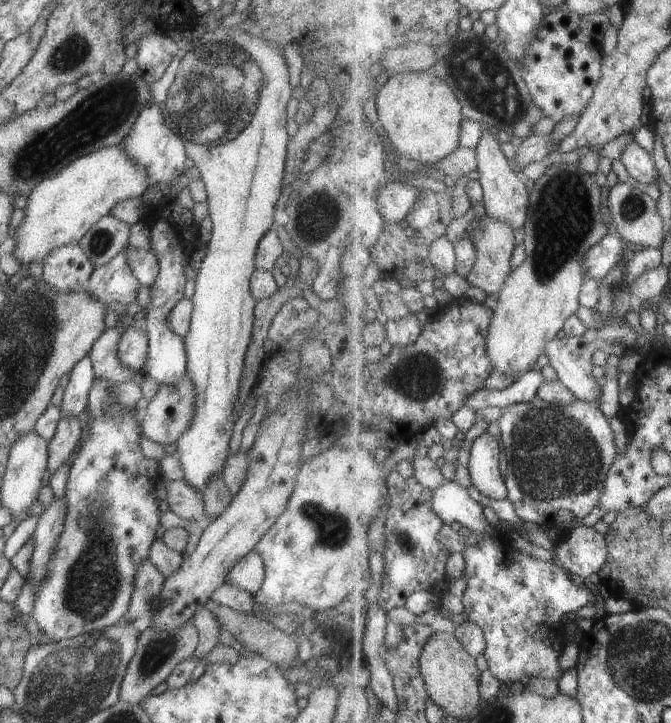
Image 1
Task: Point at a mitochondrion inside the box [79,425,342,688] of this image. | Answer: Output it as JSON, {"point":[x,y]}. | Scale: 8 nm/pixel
{"point":[161,651]}

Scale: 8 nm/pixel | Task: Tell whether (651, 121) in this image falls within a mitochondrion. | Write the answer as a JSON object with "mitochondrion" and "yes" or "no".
{"mitochondrion":"no"}

